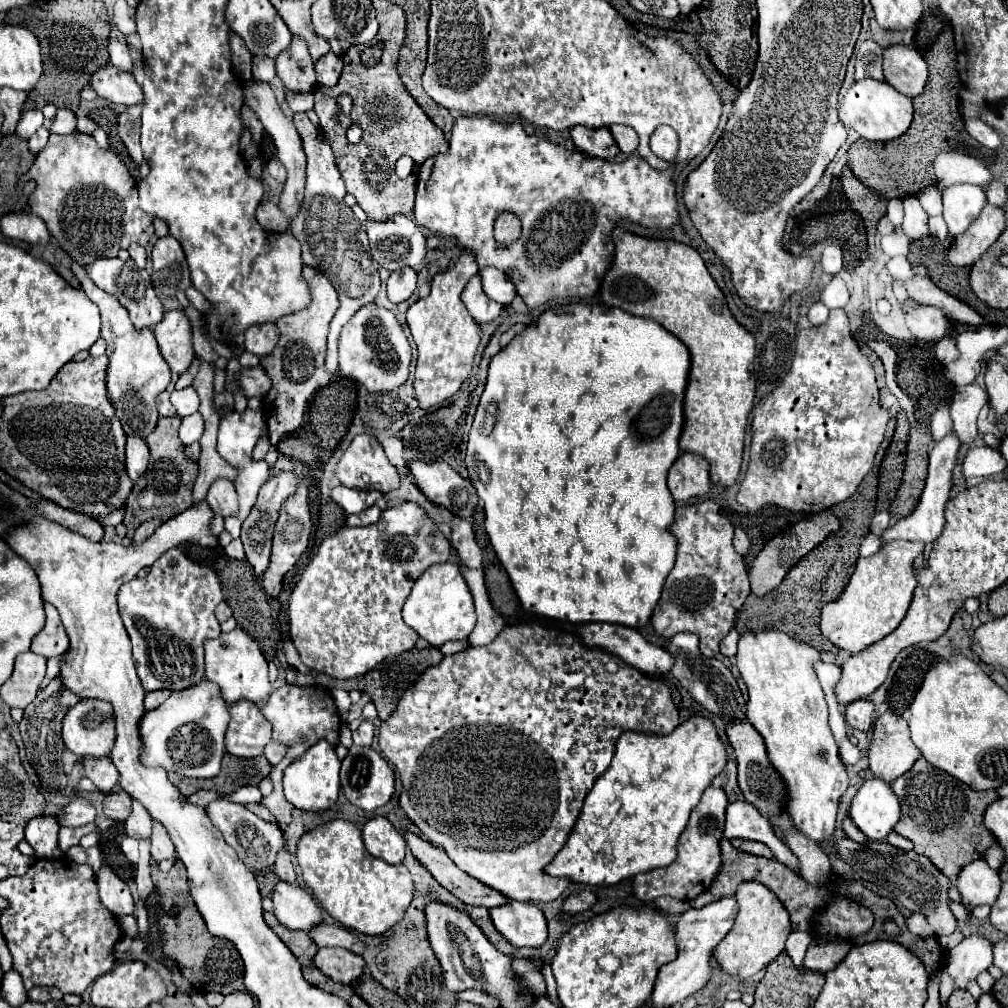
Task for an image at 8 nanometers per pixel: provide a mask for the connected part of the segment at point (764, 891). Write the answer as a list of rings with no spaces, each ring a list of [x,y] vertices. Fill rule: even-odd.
[[[744,881],[736,891],[736,899],[738,899],[736,921],[728,937],[724,937],[724,941],[720,941],[720,945],[714,949],[714,957],[728,975],[746,979],[762,971],[784,951],[784,943],[790,935],[790,917],[780,899],[758,881]]]

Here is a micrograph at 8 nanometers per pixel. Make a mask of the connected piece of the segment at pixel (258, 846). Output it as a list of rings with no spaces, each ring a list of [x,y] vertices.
[[[218,799],[218,801],[212,801],[208,807],[206,807],[206,813],[210,817],[210,821],[214,823],[216,829],[220,829],[220,833],[224,835],[226,843],[236,851],[238,859],[254,873],[262,873],[262,871],[268,871],[278,853],[282,851],[284,847],[284,839],[282,839],[282,831],[278,825],[270,823],[270,821],[264,821],[260,819],[258,815],[254,815],[252,811],[248,811],[244,805],[238,805],[238,803],[230,803],[230,801],[224,801],[224,799]]]

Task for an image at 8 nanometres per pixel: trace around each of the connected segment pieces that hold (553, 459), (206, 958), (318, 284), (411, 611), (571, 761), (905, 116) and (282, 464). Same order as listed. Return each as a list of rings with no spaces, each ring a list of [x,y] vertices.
[[[572,303],[564,309],[552,309],[552,311],[546,311],[540,315],[538,323],[526,327],[508,347],[504,347],[498,355],[492,357],[490,361],[490,367],[488,367],[488,381],[486,381],[486,387],[484,387],[484,393],[482,393],[482,399],[478,403],[478,409],[476,409],[476,417],[474,417],[474,425],[470,429],[470,435],[468,435],[468,451],[466,451],[466,467],[468,467],[468,473],[470,473],[470,481],[472,485],[476,487],[476,493],[478,497],[484,501],[484,513],[486,513],[486,521],[484,521],[484,527],[486,527],[486,533],[490,537],[490,543],[502,563],[502,567],[506,569],[510,581],[512,581],[512,587],[522,603],[522,607],[530,613],[536,613],[536,615],[544,615],[544,617],[550,617],[550,619],[558,619],[558,621],[570,621],[570,623],[616,623],[616,625],[624,625],[624,627],[632,627],[632,629],[642,629],[654,609],[656,609],[656,603],[660,599],[660,593],[662,593],[662,587],[664,587],[664,581],[668,577],[668,573],[672,571],[672,565],[676,561],[676,537],[672,535],[672,525],[674,525],[674,499],[670,495],[670,489],[666,487],[666,475],[668,475],[668,469],[672,467],[672,463],[678,459],[680,455],[680,449],[678,449],[678,439],[680,439],[680,433],[682,433],[682,423],[684,423],[684,417],[682,417],[682,399],[684,399],[684,389],[686,389],[686,379],[688,379],[688,371],[690,371],[690,355],[688,355],[688,349],[686,345],[674,337],[670,331],[666,331],[662,325],[658,325],[656,321],[652,319],[640,319],[640,317],[634,317],[626,311],[620,311],[620,309],[608,309],[604,305],[598,305],[598,303]]]
[[[150,859],[150,867],[152,867],[152,881],[160,897],[160,907],[164,909],[164,915],[158,921],[158,929],[162,931],[164,953],[178,963],[182,975],[200,993],[218,991],[222,995],[230,995],[234,991],[242,991],[244,989],[244,963],[238,951],[228,951],[224,947],[226,941],[210,935],[210,931],[206,929],[206,923],[188,893],[184,865],[176,863],[168,873],[164,873],[158,869],[158,861]]]
[[[304,267],[304,279],[308,281],[312,289],[312,303],[308,309],[302,309],[300,313],[292,313],[288,317],[282,317],[276,321],[280,329],[280,341],[272,355],[266,355],[260,359],[260,365],[266,369],[272,387],[268,395],[264,397],[264,415],[270,429],[270,443],[278,445],[284,435],[294,433],[304,419],[304,411],[308,407],[310,397],[328,385],[330,377],[324,369],[324,357],[326,357],[326,337],[328,327],[338,311],[338,293],[334,285],[328,281],[324,273],[320,273],[314,267]]]
[[[452,561],[430,565],[424,575],[414,583],[412,593],[404,603],[402,617],[404,623],[412,627],[422,639],[426,639],[432,647],[440,647],[448,641],[466,639],[476,627],[476,613],[470,589],[460,573],[460,567]]]
[[[540,623],[526,625],[508,625],[502,629],[500,637],[492,641],[492,645],[484,647],[466,647],[456,655],[444,657],[438,665],[424,671],[420,681],[412,689],[404,693],[398,701],[396,713],[380,725],[380,751],[382,755],[396,767],[402,779],[402,793],[398,797],[400,807],[408,815],[408,819],[422,831],[424,839],[432,845],[444,849],[448,857],[470,877],[480,883],[496,889],[510,901],[526,901],[526,903],[550,903],[556,901],[570,885],[570,879],[550,877],[544,867],[556,857],[556,853],[566,845],[584,805],[586,793],[592,789],[594,781],[608,769],[610,759],[614,755],[614,745],[624,731],[642,731],[642,733],[670,733],[678,725],[678,709],[670,697],[670,689],[660,681],[644,675],[642,671],[626,665],[616,655],[610,655],[600,649],[586,649],[574,633],[544,627]]]
[[[862,79],[854,81],[854,85],[846,91],[846,95],[838,101],[838,117],[848,127],[854,129],[866,141],[890,141],[906,133],[912,123],[912,99],[898,93],[886,81],[876,79]]]
[[[280,455],[278,461],[276,461],[276,465],[270,469],[270,475],[280,475],[284,471],[296,471],[296,465],[294,465],[294,461],[290,457]]]

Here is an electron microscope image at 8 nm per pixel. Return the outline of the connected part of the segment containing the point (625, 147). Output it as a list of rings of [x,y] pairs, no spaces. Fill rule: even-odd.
[[[612,125],[610,131],[612,131],[612,137],[616,139],[622,153],[632,155],[636,151],[636,147],[638,147],[636,131],[632,131],[630,127],[624,127],[624,125]]]

